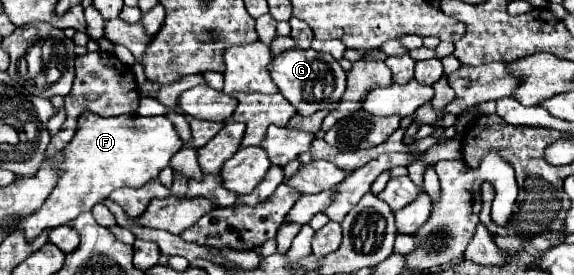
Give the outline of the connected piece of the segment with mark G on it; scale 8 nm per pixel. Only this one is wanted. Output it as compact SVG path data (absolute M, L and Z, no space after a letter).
M291 48L271 60L269 72L271 72L271 78L277 84L279 92L295 106L295 110L301 116L327 108L333 102L339 102L341 96L345 94L345 70L327 52L317 52L313 48L309 48L309 50Z

